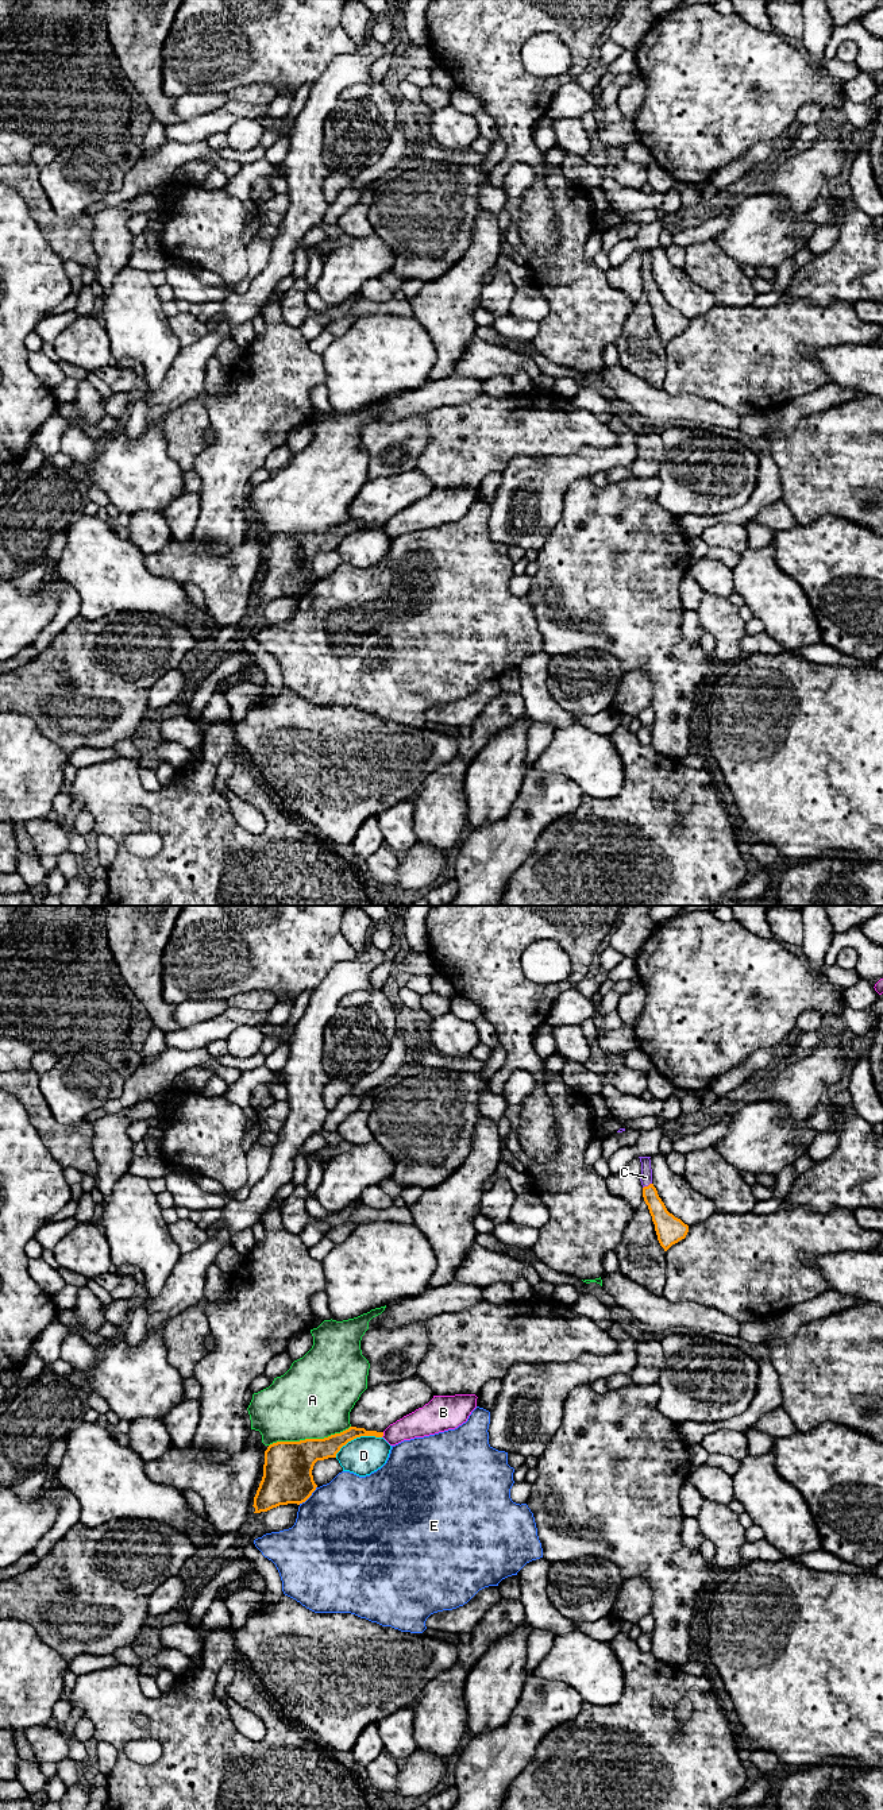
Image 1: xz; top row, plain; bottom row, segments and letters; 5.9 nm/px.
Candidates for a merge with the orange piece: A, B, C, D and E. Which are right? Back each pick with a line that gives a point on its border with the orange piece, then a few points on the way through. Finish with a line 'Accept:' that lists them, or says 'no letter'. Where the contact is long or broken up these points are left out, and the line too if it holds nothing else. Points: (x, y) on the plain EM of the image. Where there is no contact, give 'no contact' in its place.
C: contact xz (648, 278); way xz (666, 316), (650, 288), (648, 278), (646, 270)
Accept: C

